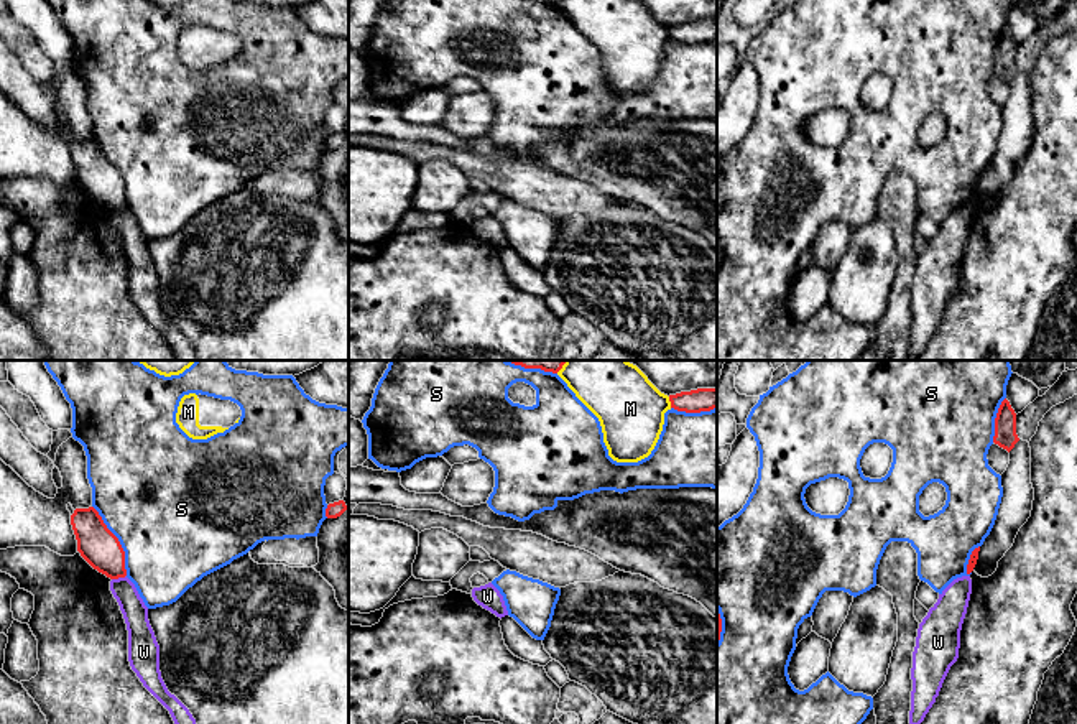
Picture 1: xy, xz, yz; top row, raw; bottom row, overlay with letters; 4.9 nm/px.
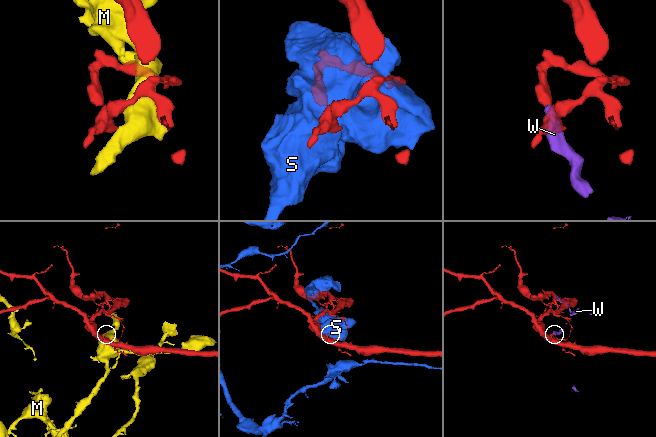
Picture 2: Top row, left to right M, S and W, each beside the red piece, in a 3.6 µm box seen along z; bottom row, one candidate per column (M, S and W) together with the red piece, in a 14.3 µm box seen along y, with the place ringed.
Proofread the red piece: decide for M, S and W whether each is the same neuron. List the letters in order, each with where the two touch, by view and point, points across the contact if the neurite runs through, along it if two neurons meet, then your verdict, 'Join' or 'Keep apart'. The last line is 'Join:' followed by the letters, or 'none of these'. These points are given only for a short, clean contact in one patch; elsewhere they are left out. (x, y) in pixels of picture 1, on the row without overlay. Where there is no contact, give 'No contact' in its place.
M: Touches red at xz (670, 32). Keep apart
S: Touches red at xy (117, 171). Keep apart
W: Touches red at xy (119, 208). Boundary: xy (125, 206), (112, 211). Keep apart
Join: none of these

